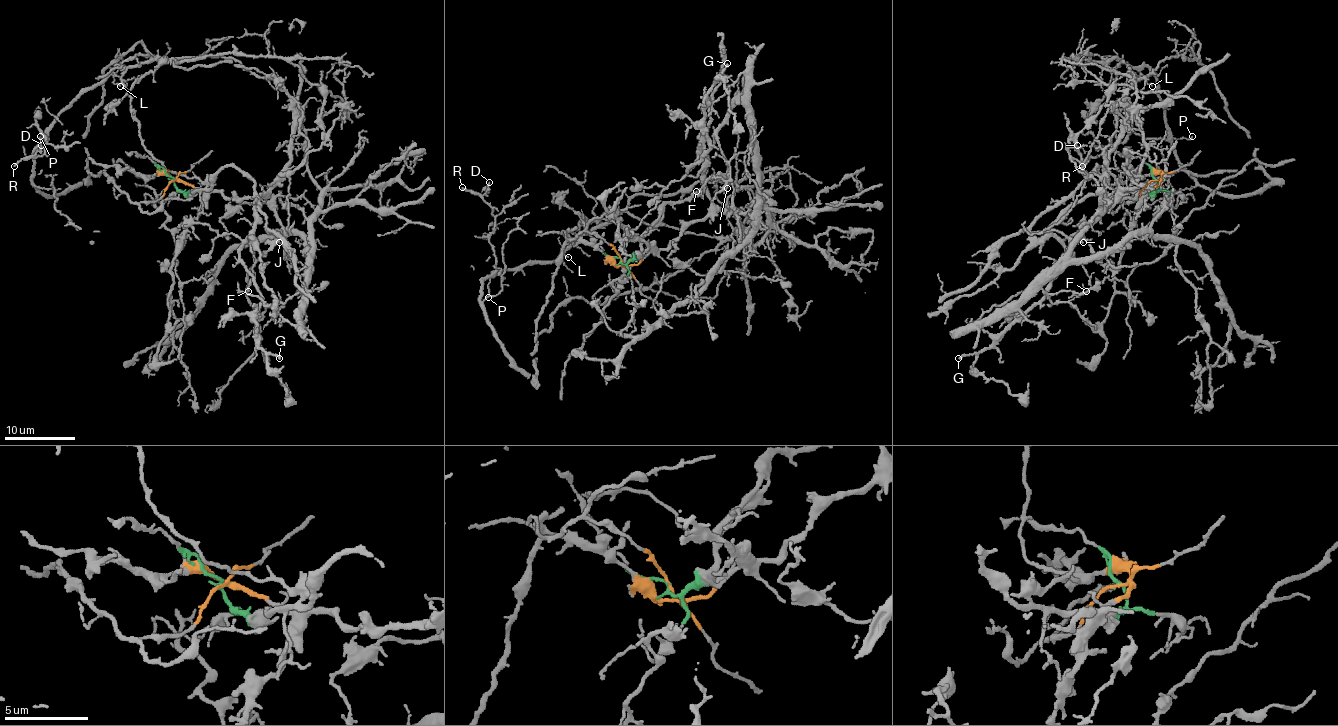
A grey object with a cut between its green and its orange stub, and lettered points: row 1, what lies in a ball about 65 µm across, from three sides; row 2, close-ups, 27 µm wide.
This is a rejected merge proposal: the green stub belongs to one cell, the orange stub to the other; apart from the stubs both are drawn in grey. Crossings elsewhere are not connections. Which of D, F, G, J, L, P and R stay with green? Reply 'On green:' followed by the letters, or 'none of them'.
On green: F, J

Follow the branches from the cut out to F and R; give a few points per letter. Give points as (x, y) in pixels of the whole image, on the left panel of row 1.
F: (173, 180), (184, 192), (207, 190), (237, 166), (255, 183), (258, 210), (279, 234), (253, 265), (247, 291)
R: (173, 180), (260, 197), (290, 158), (292, 97), (255, 68), (150, 58), (115, 67), (14, 166)

